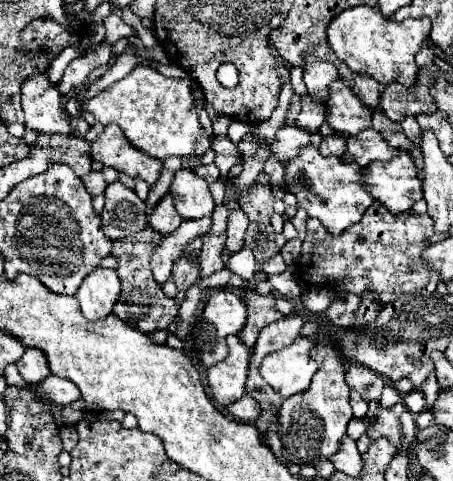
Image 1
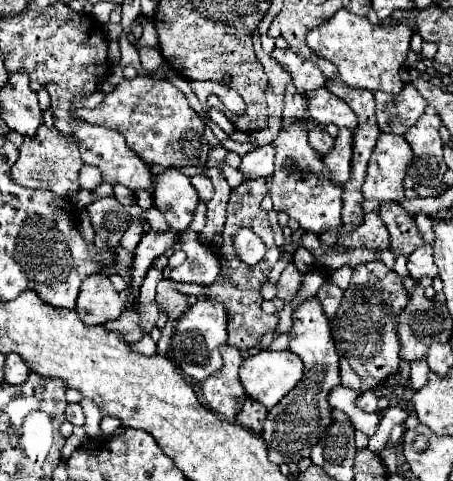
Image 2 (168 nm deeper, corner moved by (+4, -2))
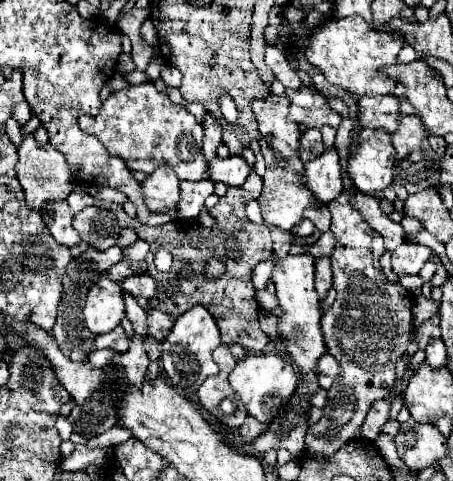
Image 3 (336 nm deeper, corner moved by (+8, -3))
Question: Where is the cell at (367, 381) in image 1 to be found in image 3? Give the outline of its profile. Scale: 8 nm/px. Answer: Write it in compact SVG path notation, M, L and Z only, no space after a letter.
M322 354L316 364L316 376L318 376L318 384L322 388L332 386L332 382L336 382L336 378L340 378L336 358L332 358L330 354Z

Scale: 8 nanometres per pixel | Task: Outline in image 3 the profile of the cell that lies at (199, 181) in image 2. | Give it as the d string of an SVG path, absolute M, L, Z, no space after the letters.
M182 180L180 182L180 200L178 200L178 218L196 220L204 206L204 200L212 192L214 192L214 184L208 180L200 180L200 182Z

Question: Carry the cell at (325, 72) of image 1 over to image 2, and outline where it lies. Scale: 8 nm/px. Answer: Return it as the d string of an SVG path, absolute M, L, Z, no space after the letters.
M274 49L272 57L280 65L290 69L290 75L292 75L292 81L294 81L298 93L306 95L306 93L326 85L324 73L320 71L320 67L312 59L306 59L306 57L298 55L298 53L290 51L290 49Z

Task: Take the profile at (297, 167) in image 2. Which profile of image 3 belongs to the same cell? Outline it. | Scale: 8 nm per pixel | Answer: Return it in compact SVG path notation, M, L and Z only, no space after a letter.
M270 94L264 100L254 100L252 102L252 112L256 114L258 120L258 130L262 134L260 146L262 154L266 160L266 174L264 174L264 188L262 194L258 196L258 204L262 210L262 220L264 226L268 228L280 228L280 230L290 230L302 220L302 212L308 206L318 208L320 202L312 198L312 192L302 184L304 180L304 164L298 158L298 140L300 140L300 126L294 122L288 122L288 98L286 96L274 96Z

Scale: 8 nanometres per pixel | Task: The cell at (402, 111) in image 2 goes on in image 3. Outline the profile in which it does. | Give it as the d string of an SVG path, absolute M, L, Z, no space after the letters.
M362 96L358 98L358 124L362 128L382 128L386 132L398 126L400 98L386 96Z

